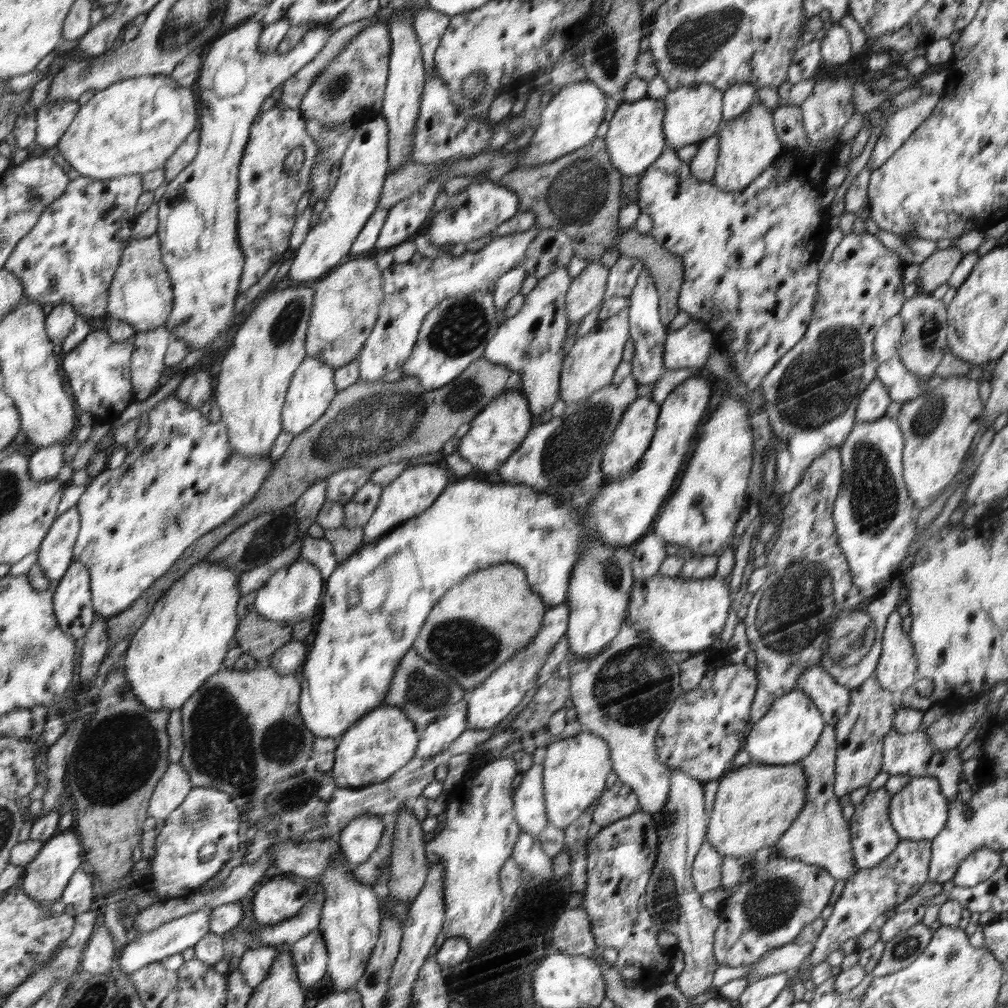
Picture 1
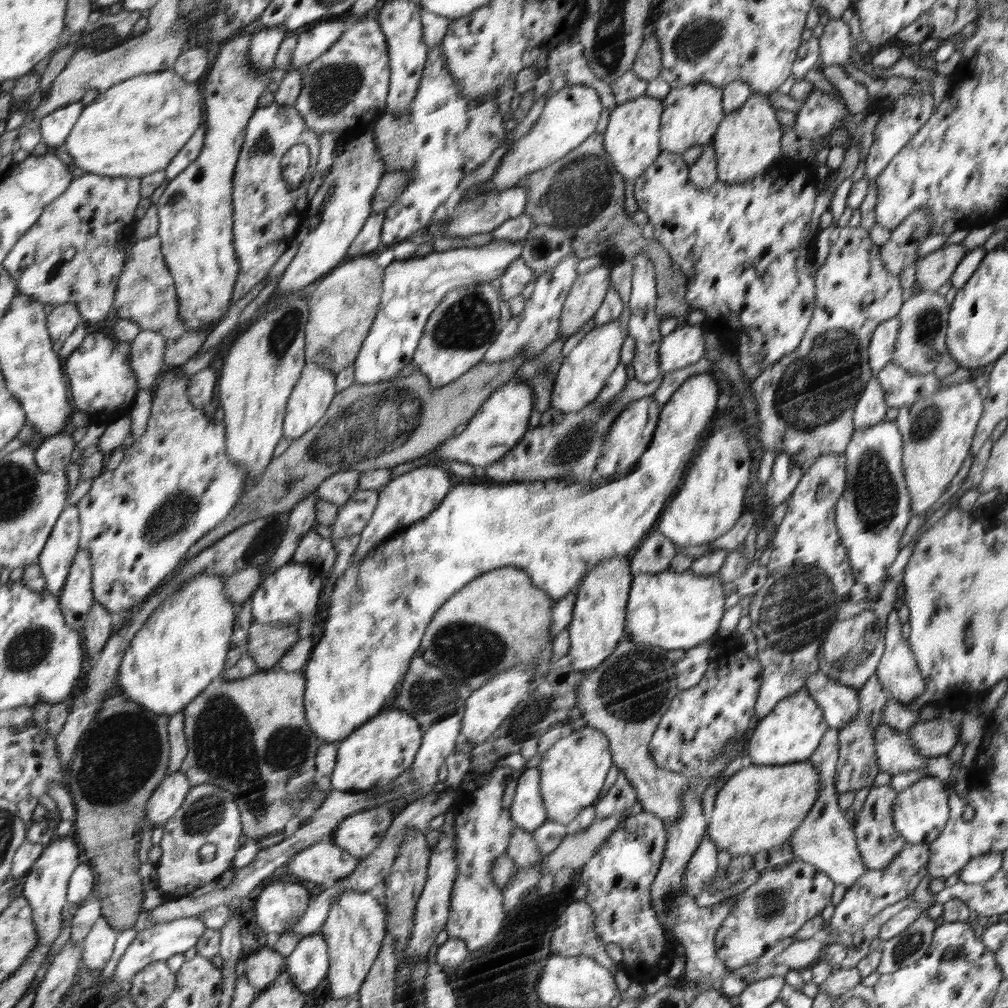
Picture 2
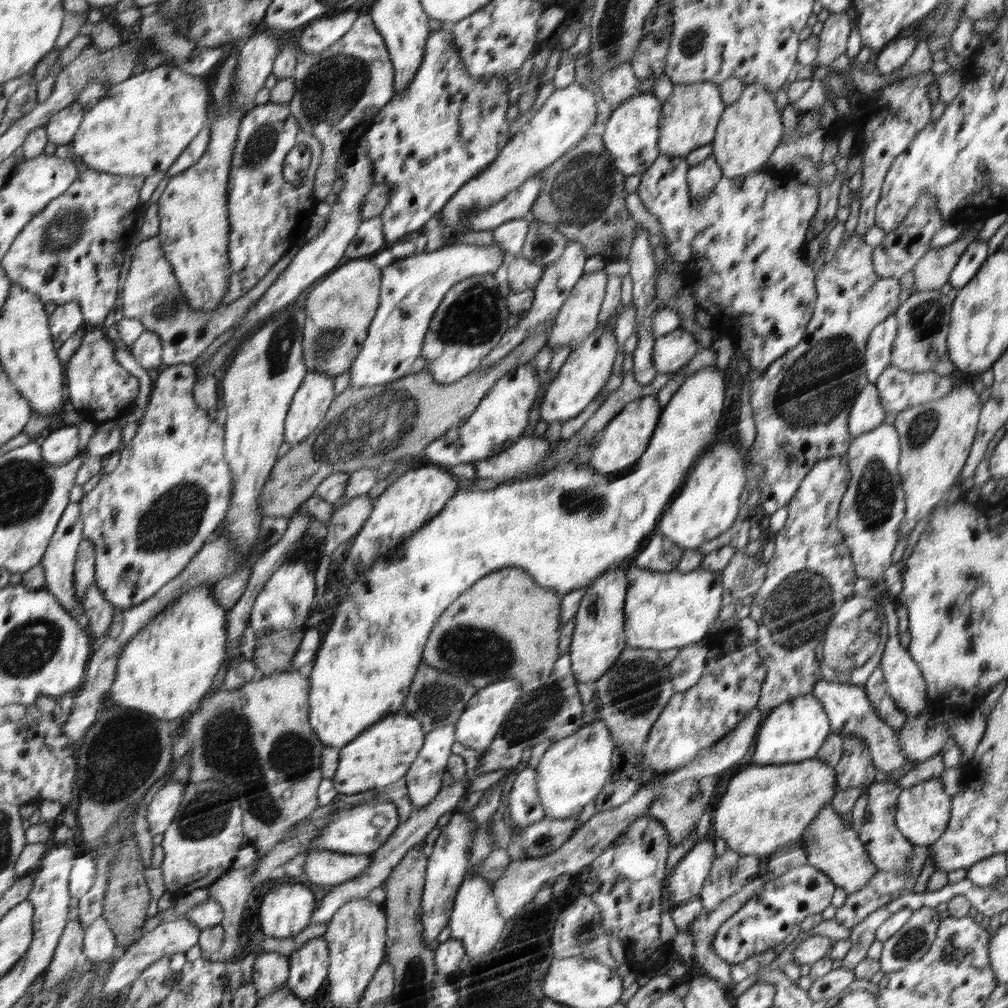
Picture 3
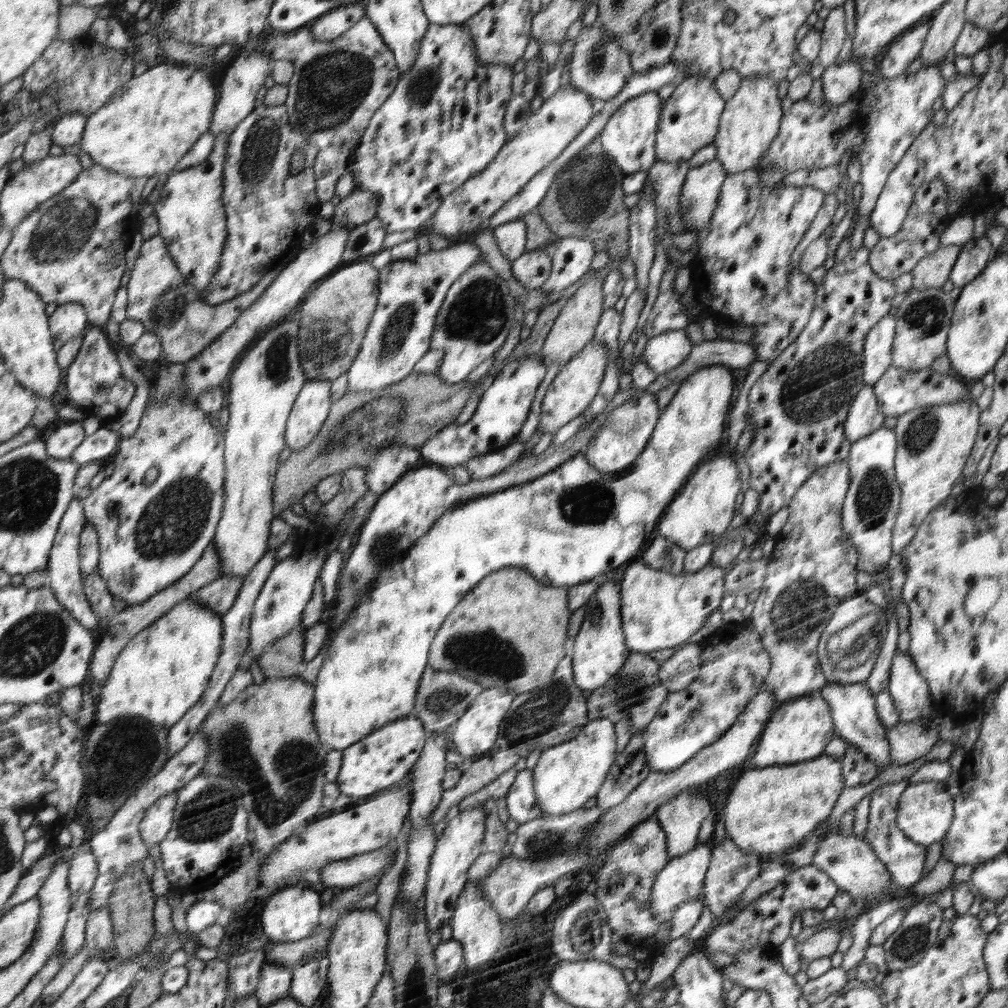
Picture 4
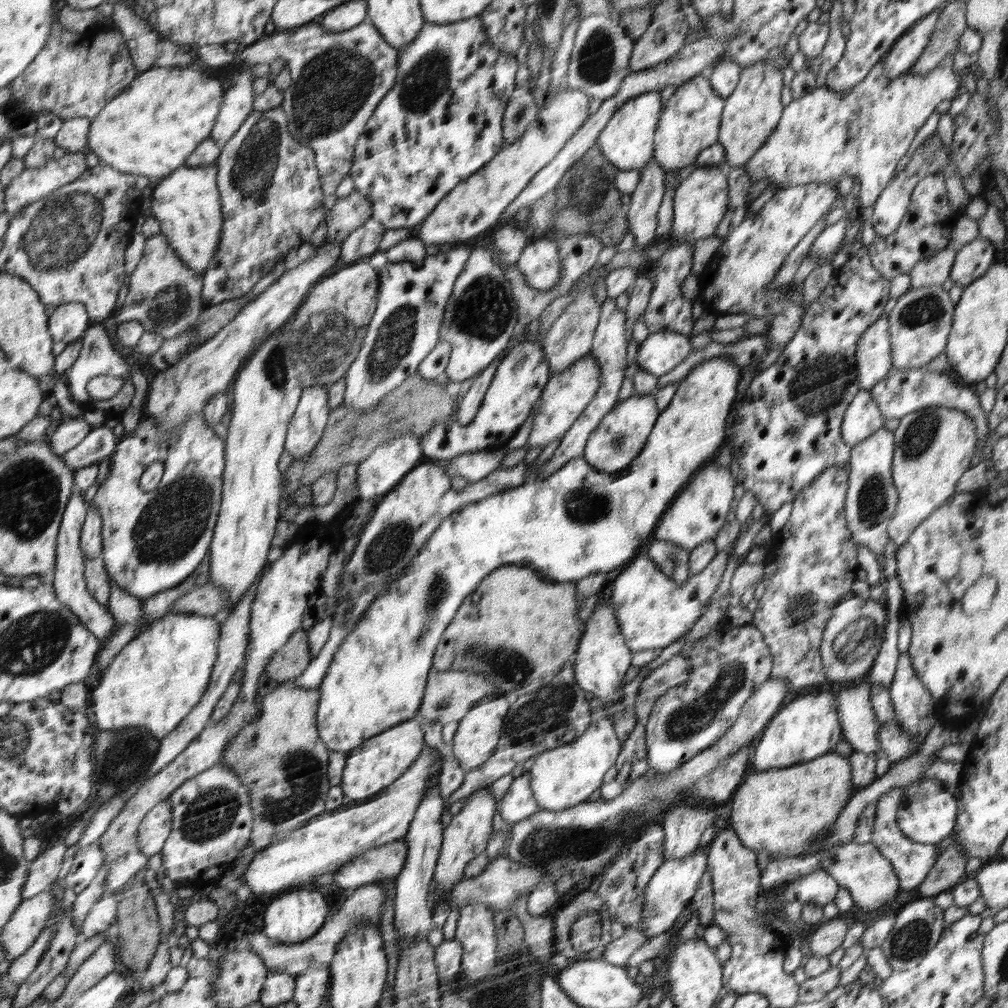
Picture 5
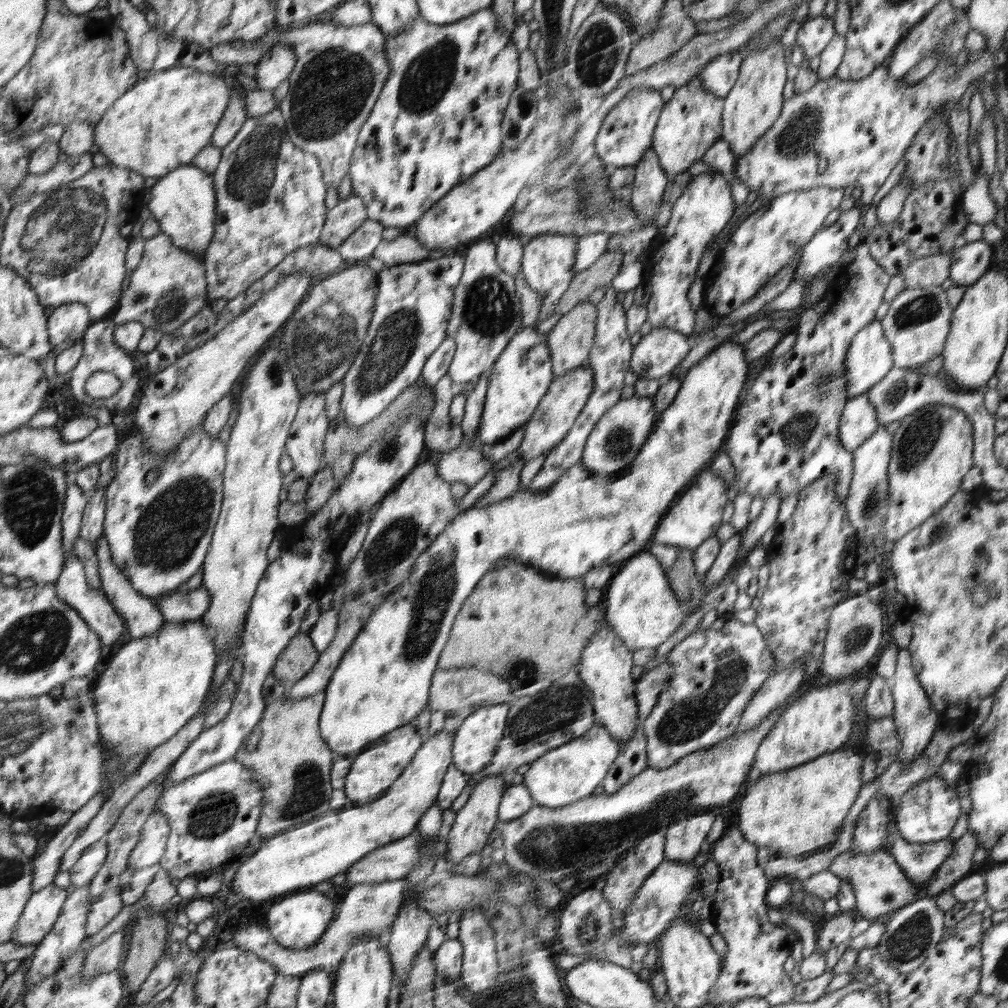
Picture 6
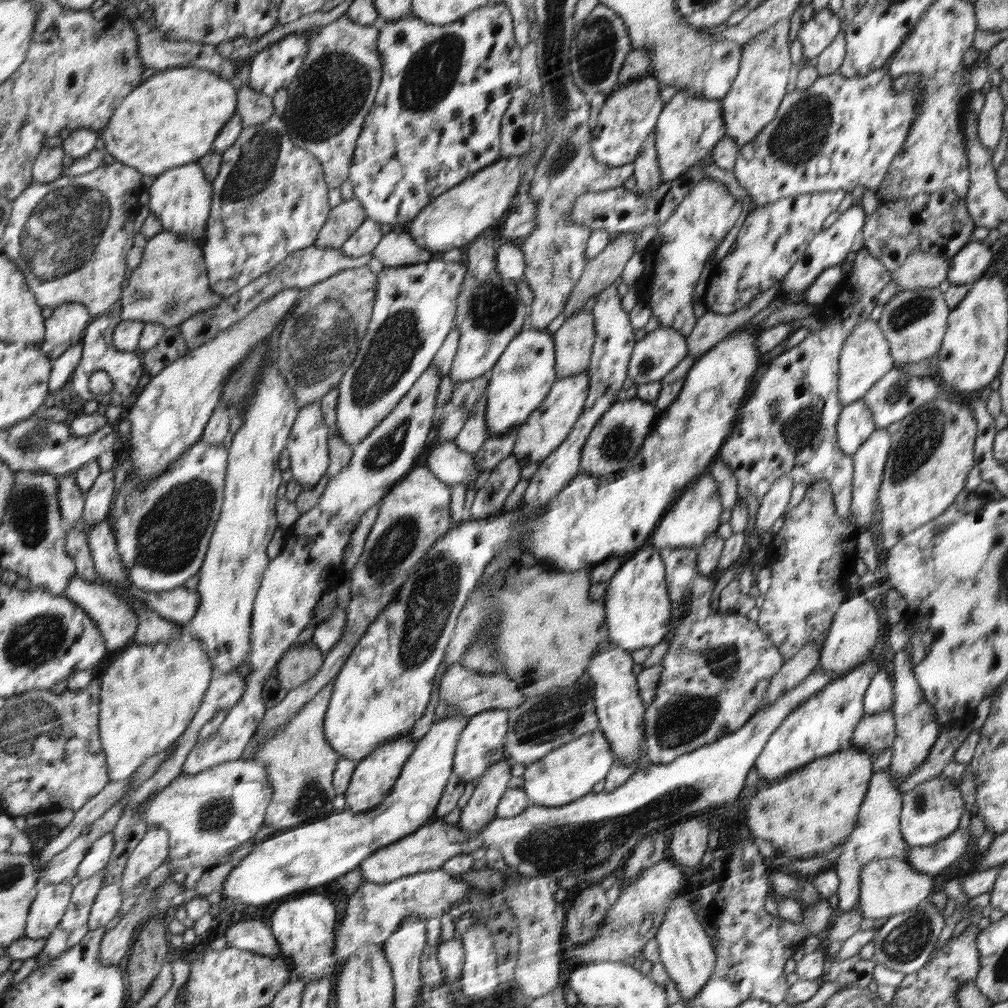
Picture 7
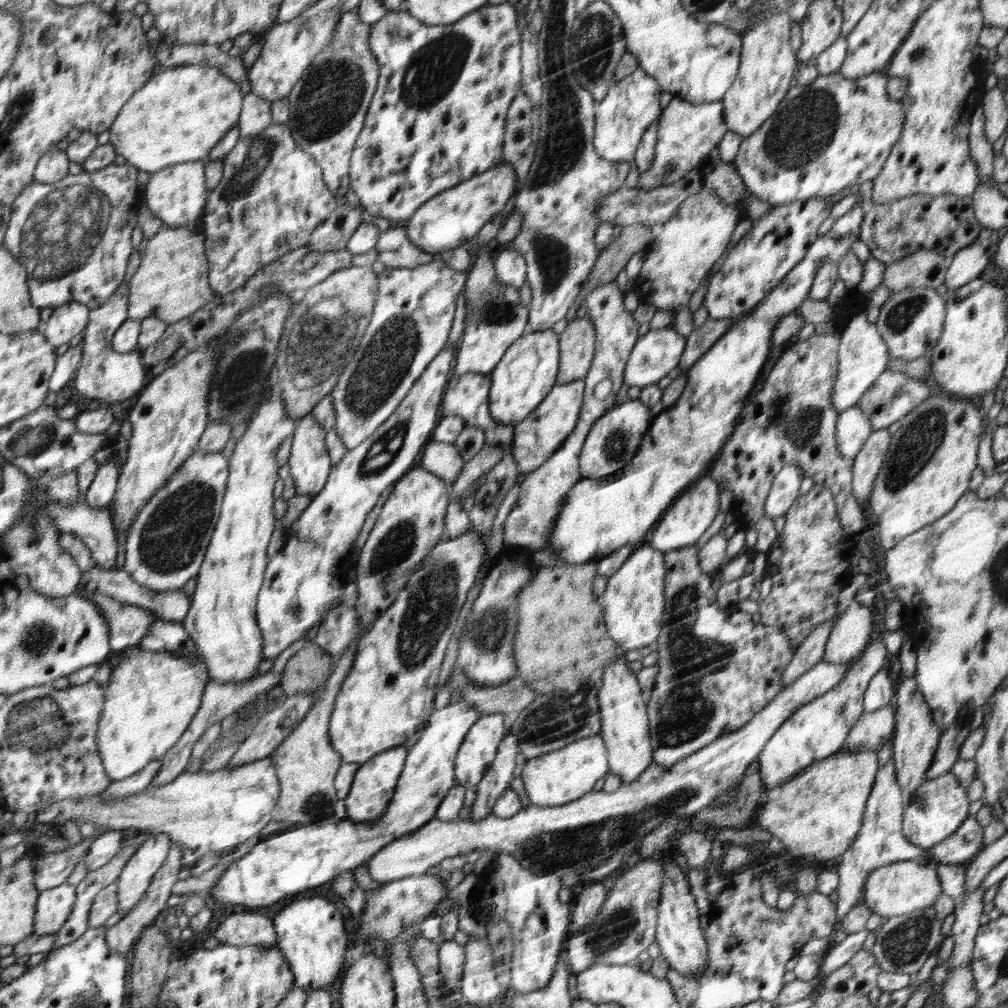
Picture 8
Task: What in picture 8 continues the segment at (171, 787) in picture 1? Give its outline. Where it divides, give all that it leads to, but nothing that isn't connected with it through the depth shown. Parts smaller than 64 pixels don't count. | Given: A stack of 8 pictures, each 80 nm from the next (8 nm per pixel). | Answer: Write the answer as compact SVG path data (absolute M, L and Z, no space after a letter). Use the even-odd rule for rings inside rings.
M165 833L148 838L128 860L120 871L117 880L118 908L116 913L121 919L134 910L133 906L141 900L148 885L152 884L157 870L165 863L169 855L169 836Z

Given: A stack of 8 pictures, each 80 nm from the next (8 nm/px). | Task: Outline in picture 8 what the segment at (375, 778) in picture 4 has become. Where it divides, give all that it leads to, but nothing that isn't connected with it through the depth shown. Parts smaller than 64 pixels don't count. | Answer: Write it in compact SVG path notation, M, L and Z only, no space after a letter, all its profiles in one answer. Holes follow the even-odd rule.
M397 746L378 753L372 760L366 761L364 765L359 765L352 788L344 799L346 819L350 822L358 822L358 824L372 824L385 816L393 802L393 796L396 793L401 774L404 772L408 754L409 750L405 746Z

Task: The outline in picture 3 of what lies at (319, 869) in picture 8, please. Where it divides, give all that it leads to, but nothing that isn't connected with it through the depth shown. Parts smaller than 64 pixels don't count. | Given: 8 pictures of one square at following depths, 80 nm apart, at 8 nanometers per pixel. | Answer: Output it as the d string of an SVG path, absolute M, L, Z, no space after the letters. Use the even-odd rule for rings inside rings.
M381 801L377 804L362 804L338 812L338 815L330 821L328 827L324 827L316 835L316 839L308 845L302 856L308 856L310 852L340 852L340 854L373 854L383 846L392 836L391 834L399 825L399 816L396 806L391 802Z

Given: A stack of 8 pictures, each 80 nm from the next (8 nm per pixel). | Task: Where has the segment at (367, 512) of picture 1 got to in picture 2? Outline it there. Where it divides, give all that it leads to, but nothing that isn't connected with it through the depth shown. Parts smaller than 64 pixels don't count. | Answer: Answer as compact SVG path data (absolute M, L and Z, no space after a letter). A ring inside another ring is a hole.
M377 489L357 490L344 504L339 505L330 528L333 544L339 538L352 536L362 532L366 523L371 519L377 505L379 492Z

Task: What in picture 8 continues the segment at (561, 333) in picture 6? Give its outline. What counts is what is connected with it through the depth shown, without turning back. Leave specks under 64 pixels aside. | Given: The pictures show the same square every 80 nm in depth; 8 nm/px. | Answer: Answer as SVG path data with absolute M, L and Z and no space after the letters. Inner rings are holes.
M587 316L568 323L562 332L562 374L556 384L583 380L594 359L594 326Z

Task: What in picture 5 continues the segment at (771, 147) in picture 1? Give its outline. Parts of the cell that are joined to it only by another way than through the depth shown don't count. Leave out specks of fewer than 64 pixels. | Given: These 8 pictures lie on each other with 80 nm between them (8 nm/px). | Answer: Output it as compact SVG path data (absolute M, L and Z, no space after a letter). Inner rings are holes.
M761 60L757 64L742 67L740 81L735 92L725 100L724 120L721 121L720 136L717 138L717 142L724 147L725 164L728 168L744 167L757 154L757 150L765 144L767 138L775 132L777 125L781 122L782 108L784 108L780 104L780 90L782 90L781 68Z

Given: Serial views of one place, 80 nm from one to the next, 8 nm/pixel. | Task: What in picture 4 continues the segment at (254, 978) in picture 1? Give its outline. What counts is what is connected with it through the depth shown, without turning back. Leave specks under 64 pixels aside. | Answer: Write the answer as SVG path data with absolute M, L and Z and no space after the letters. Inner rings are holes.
M265 961L263 965L261 980L254 994L262 1007L290 996L293 980L293 971L283 964Z

